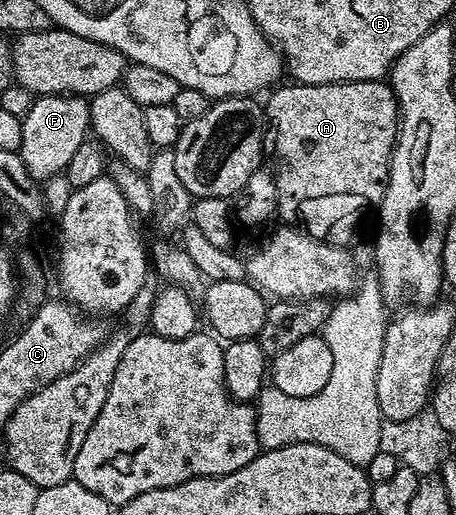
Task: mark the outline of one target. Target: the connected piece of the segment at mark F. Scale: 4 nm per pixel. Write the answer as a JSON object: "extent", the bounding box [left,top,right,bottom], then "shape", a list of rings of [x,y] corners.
{"extent":[19,94,89,184],"shape":[[[42,94],[32,99],[32,106],[22,116],[22,144],[19,154],[35,183],[43,184],[55,174],[64,174],[74,152],[89,137],[89,99],[79,94]]]}

